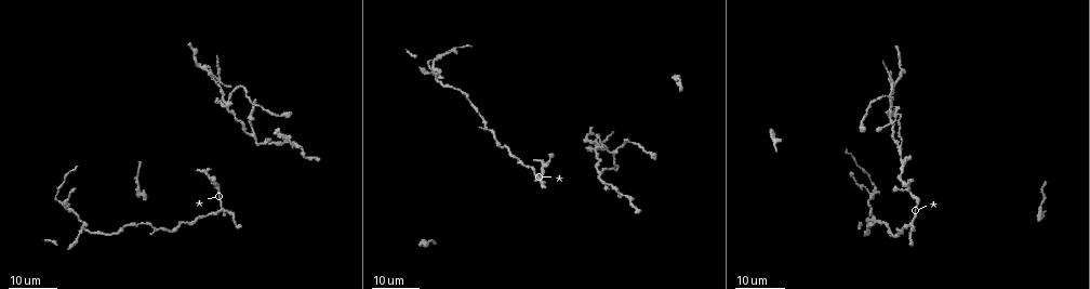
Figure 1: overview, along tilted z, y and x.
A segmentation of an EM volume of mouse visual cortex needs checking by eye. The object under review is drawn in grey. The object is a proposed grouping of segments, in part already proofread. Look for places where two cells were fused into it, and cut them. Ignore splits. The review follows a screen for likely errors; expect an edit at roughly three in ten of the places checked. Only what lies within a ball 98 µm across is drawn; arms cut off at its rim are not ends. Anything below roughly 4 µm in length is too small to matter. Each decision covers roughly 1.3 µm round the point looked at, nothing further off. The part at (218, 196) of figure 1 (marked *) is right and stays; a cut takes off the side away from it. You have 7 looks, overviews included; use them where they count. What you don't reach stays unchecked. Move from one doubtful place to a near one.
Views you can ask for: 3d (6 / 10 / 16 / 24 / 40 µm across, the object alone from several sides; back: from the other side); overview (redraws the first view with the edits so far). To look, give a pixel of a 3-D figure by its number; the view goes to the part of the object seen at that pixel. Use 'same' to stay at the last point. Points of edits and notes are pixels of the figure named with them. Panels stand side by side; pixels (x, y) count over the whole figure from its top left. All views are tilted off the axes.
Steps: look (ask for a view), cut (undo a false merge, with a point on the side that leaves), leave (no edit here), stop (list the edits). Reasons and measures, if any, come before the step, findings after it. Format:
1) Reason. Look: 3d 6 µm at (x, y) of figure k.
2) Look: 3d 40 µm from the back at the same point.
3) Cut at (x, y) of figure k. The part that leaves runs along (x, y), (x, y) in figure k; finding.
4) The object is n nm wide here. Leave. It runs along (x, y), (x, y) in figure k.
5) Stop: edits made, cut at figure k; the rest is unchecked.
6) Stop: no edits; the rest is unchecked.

Look: 3d 16 µm at (221, 209) of figure 1.

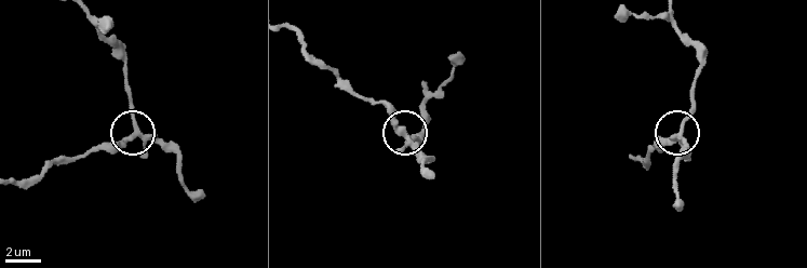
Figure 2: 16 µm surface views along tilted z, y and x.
Look: 3d 6 µm at (137, 134) of figure 2.

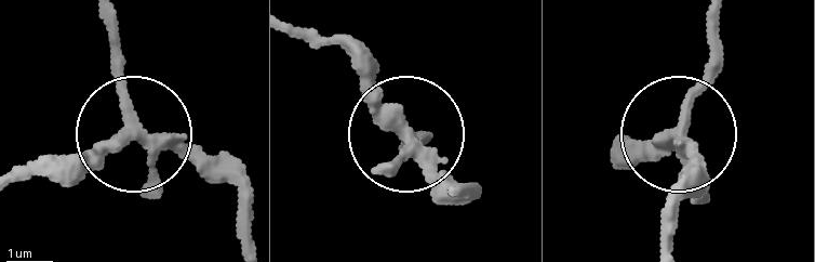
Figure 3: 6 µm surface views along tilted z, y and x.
Leave. It runs along (717, 20), (680, 145), (689, 195) in figure 3; one cell here.

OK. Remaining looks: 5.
Abrupt turn. Look: 3d 24 µm at (612, 170) of figure 1.

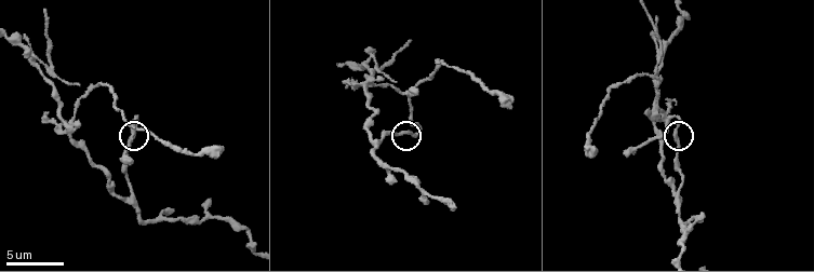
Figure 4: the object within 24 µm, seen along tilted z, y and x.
Zoom in. Look: 3d 10 µm at (406, 133) of figure 4.

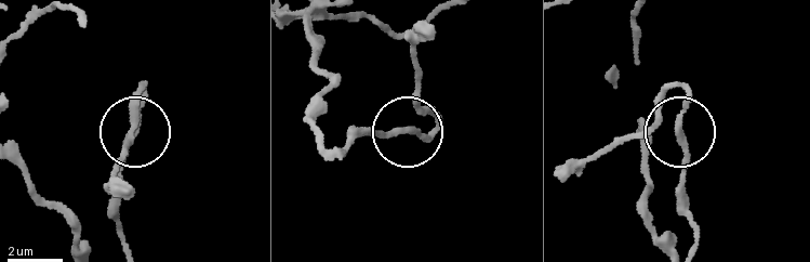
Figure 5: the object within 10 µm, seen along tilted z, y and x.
Leave. Continuous, no second cell.

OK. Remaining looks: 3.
Branch point. Look: 3d 24 µm at (871, 215) of figure 1.

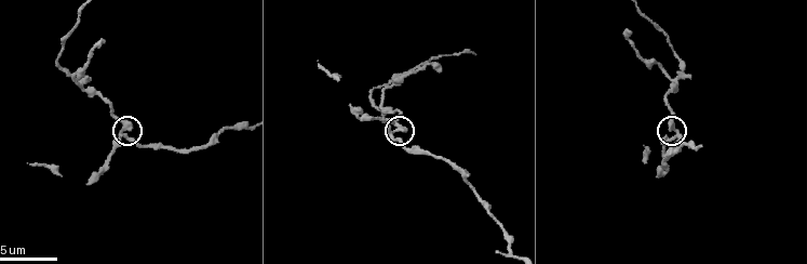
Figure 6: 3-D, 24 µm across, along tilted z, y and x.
Look: 3d 10 µm at (121, 129) of figure 6.

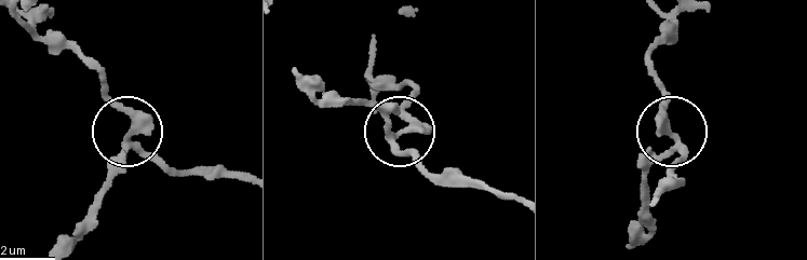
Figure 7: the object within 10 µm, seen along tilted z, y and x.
From behind. Look: 3d 10 µm from the back at (127, 134) of figure 7.

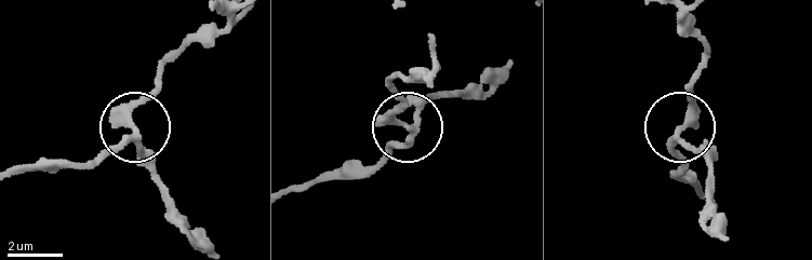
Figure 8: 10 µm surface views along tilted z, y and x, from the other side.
3 arms meet here. Leave. It runs along (291, 190), (372, 173), (437, 92) in figure 8; one cell here.

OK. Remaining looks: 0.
Stop: no edits; the rest is unchecked.

